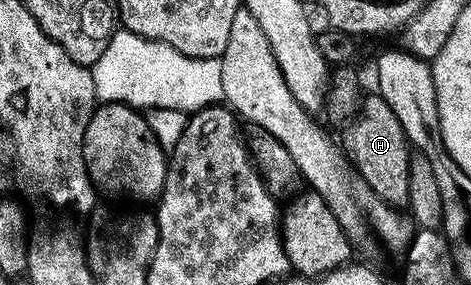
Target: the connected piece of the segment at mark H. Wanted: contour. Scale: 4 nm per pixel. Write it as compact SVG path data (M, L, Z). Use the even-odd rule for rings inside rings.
M377 92L371 93L372 95L369 98L366 97L364 101L361 102L359 107L359 113L352 119L351 122L347 126L344 127L343 133L345 133L345 146L344 149L347 151L349 149L348 157L351 159L353 157L353 162L355 165L357 165L357 170L359 173L361 173L361 178L363 181L366 182L367 185L370 186L371 189L374 190L376 197L380 199L380 201L388 202L390 204L405 204L408 203L409 200L409 160L411 157L411 147L409 145L409 140L406 138L404 134L403 128L400 126L399 120L396 119L395 113L387 106L386 100L383 100L380 95Z

